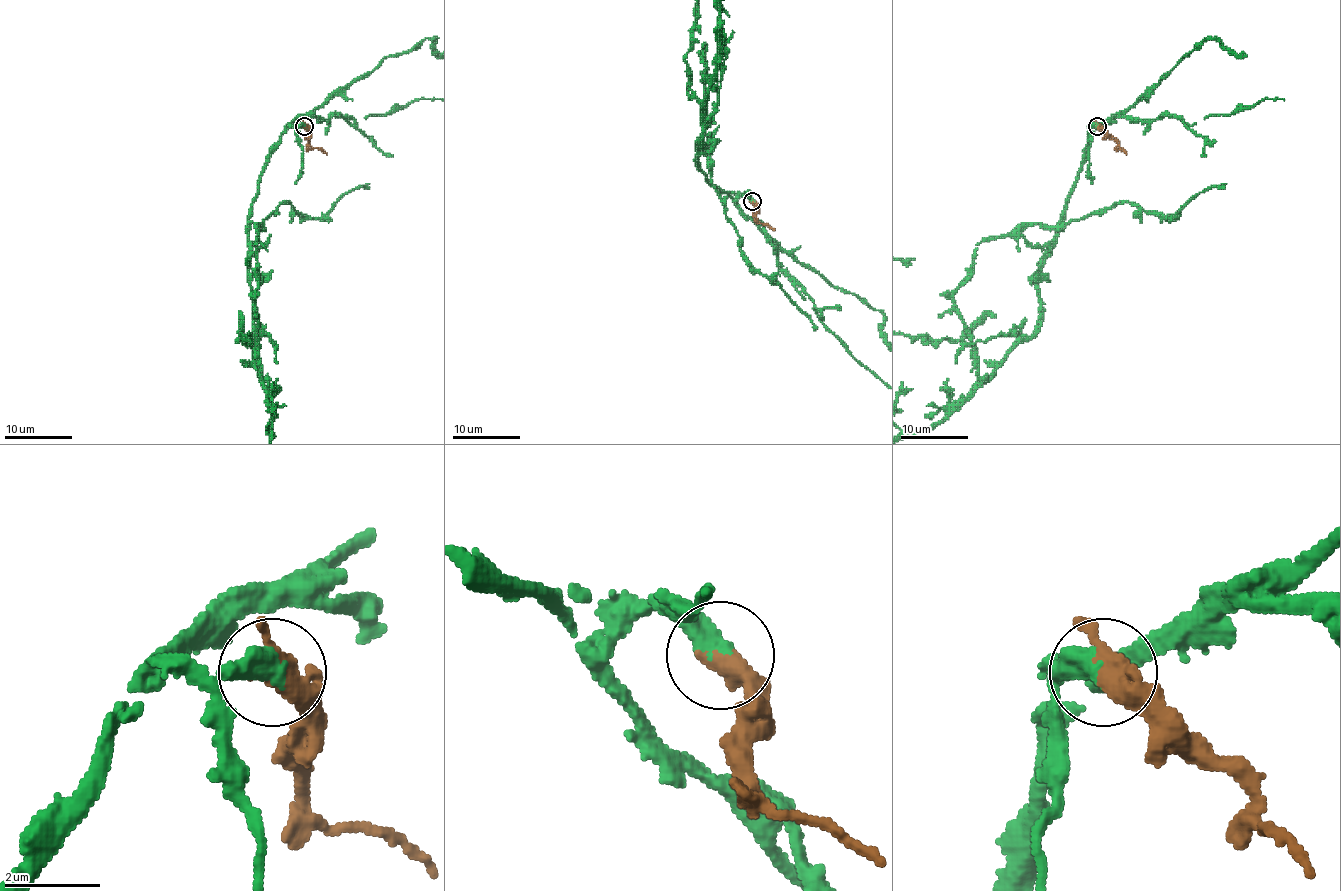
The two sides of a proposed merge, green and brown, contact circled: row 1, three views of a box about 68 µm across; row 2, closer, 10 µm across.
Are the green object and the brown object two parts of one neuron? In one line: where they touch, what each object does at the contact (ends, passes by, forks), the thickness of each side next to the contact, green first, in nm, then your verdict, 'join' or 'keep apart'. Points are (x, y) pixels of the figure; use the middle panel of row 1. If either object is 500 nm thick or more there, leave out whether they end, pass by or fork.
place (752, 201); calibres 550 and 440 nm; join

